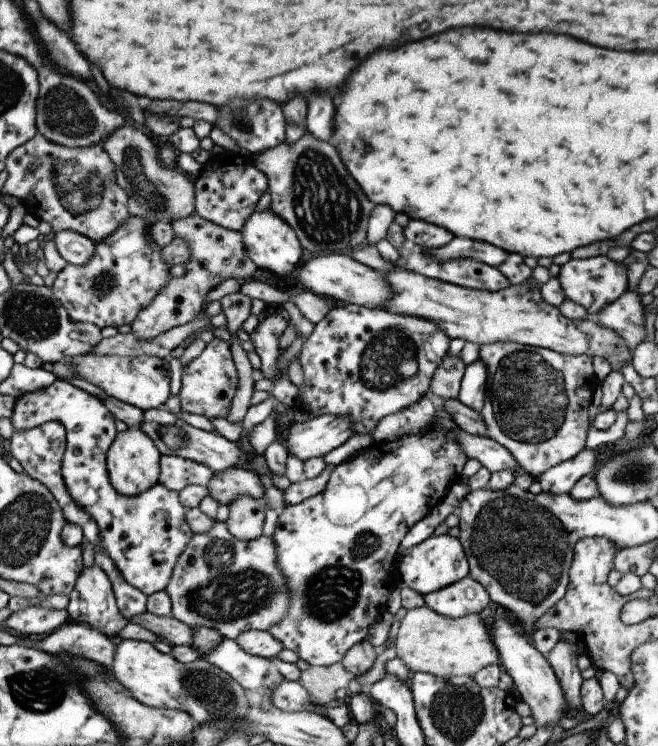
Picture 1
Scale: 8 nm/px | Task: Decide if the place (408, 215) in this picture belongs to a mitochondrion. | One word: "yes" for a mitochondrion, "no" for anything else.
no

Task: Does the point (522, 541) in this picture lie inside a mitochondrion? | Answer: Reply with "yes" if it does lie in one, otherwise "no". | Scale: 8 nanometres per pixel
yes

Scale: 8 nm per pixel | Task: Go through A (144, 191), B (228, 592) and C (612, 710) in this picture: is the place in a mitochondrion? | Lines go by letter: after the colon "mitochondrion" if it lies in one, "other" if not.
A: mitochondrion
B: mitochondrion
C: other

